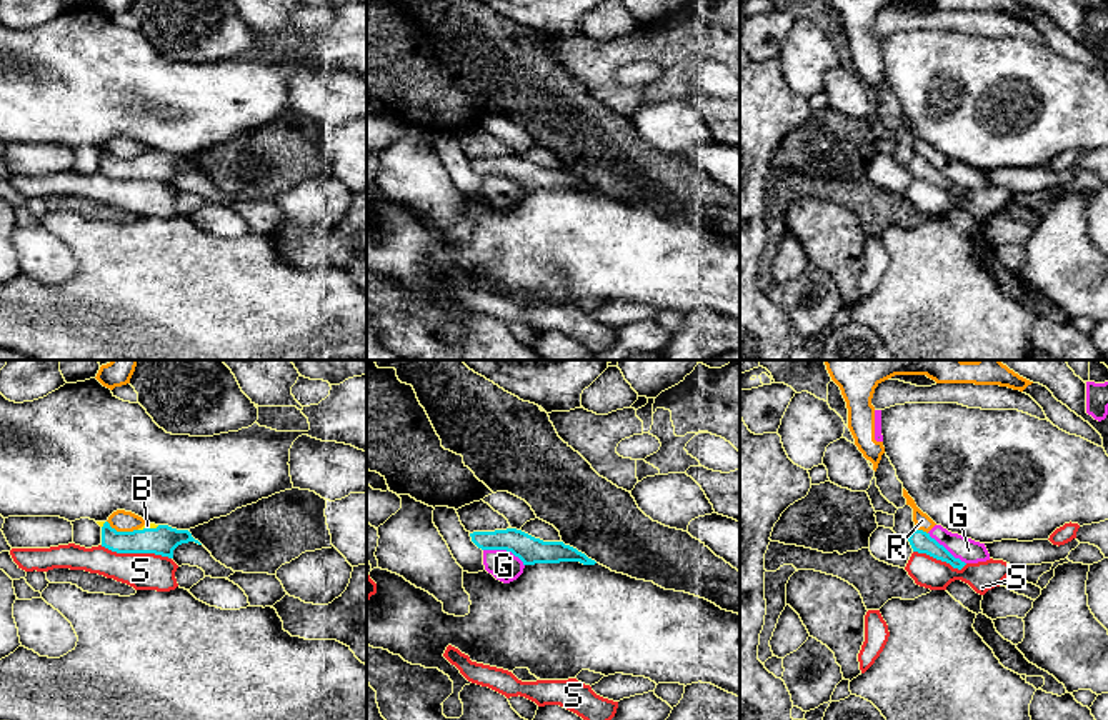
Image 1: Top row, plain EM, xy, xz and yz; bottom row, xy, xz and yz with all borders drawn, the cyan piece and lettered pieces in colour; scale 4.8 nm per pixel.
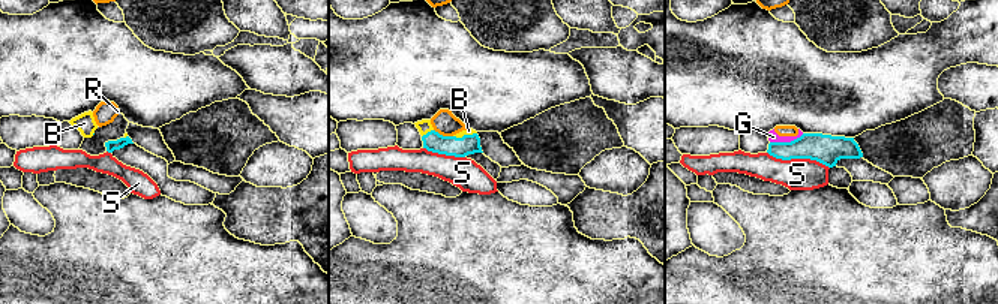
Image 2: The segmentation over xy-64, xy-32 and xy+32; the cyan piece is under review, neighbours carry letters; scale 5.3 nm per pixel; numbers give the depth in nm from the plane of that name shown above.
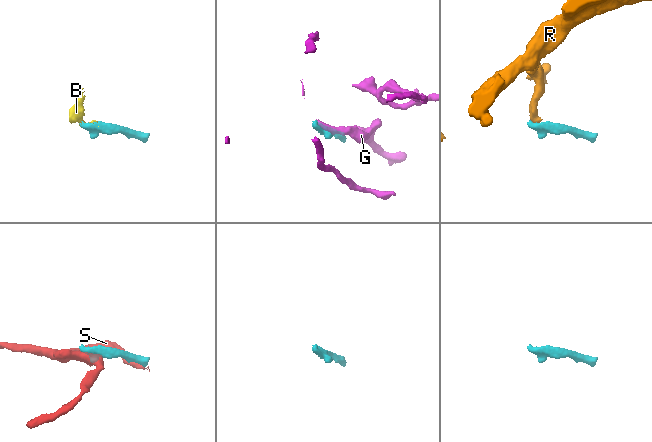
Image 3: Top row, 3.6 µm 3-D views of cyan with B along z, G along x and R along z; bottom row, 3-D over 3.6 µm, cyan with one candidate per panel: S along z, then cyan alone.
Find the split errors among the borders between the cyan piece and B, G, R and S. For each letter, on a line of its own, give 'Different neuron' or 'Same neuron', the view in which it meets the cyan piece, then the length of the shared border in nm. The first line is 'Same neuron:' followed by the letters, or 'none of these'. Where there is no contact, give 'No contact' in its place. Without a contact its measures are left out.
Same neuron: B
B: Same neuron. Touches cyan in xy. Shared border 110 nm
G: Different neuron. Touches cyan in xz. Shared border 220 nm
R: Different neuron. Touches cyan in xy. Shared border 160 nm
S: Different neuron. Touches cyan in xy. Shared border 360 nm

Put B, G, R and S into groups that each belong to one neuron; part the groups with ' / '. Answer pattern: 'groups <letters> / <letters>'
groups B / G R / S

